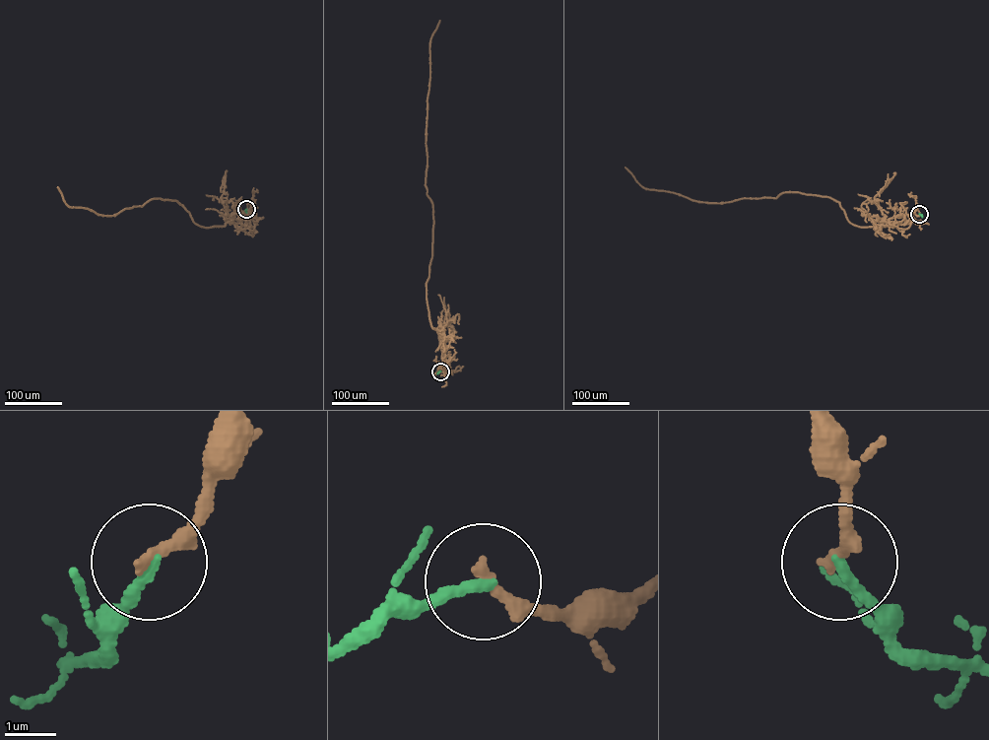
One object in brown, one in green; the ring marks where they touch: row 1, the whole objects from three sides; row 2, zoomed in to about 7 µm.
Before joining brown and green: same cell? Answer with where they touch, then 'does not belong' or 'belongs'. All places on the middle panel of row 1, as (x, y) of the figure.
at (440, 371); does not belong

